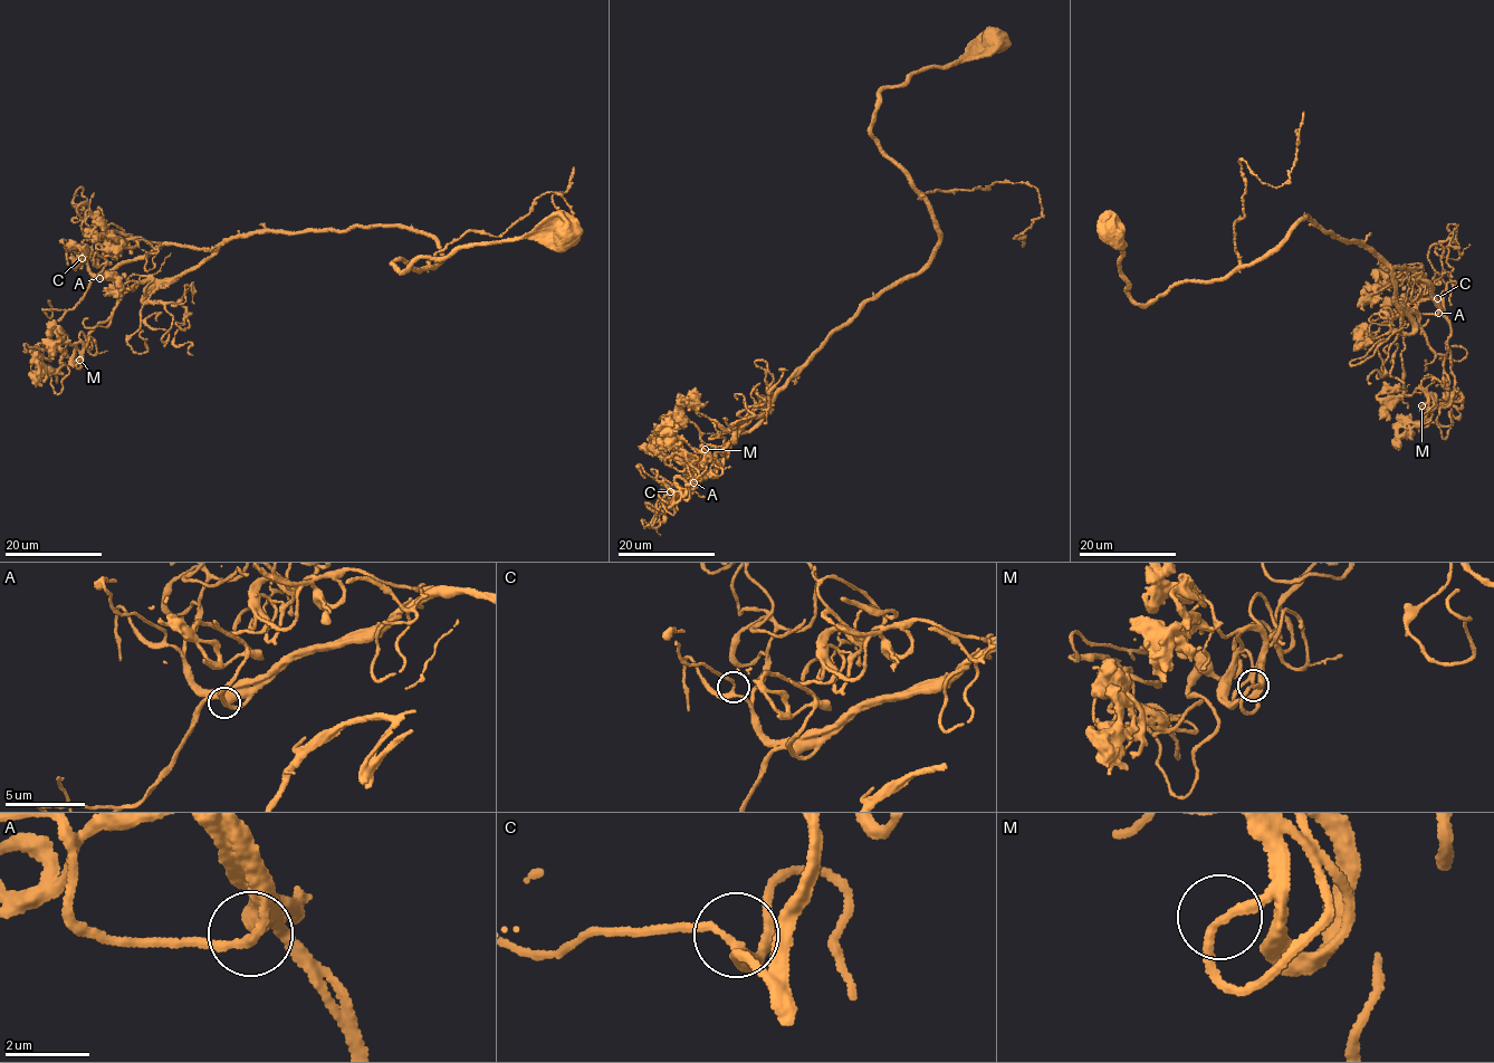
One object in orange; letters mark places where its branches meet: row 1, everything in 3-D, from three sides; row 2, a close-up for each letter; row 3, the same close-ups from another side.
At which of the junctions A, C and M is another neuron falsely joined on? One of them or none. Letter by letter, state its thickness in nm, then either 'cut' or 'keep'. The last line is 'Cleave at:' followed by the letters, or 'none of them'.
A: 460 nm thick; keep
C: 200 nm thick; keep
M: 190 nm thick; keep
Cleave at: none of them

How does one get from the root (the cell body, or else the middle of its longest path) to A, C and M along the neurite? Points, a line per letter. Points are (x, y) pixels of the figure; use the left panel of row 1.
A: (566, 231), (393, 265), (421, 273), (440, 249), (404, 227), (270, 232), (161, 246), (99, 278)
C: (566, 231), (393, 265), (421, 273), (440, 249), (399, 226), (162, 245), (95, 275), (82, 258)
M: (566, 231), (393, 265), (421, 273), (440, 249), (401, 226), (232, 237), (175, 277), (133, 286), (80, 360)

